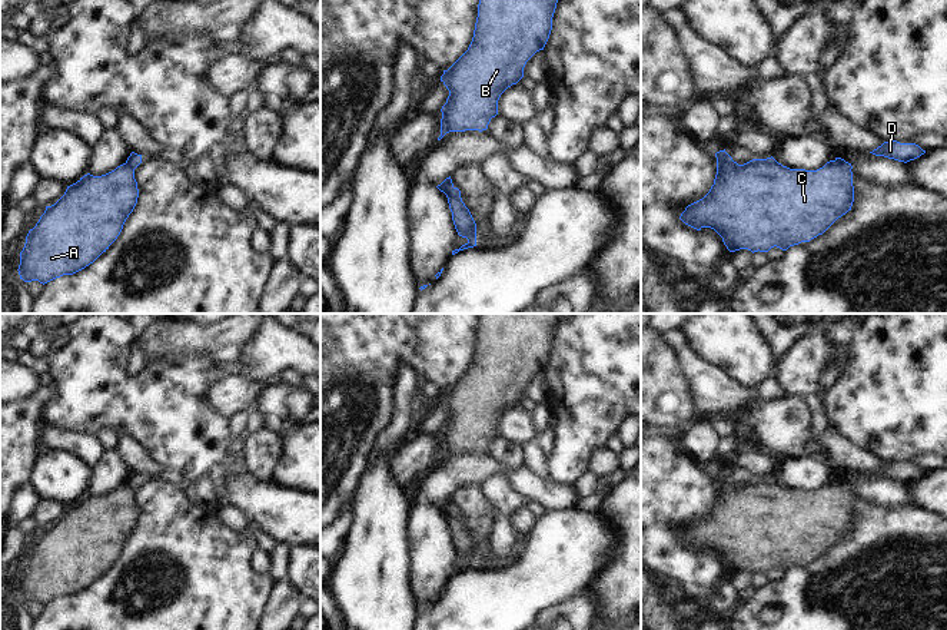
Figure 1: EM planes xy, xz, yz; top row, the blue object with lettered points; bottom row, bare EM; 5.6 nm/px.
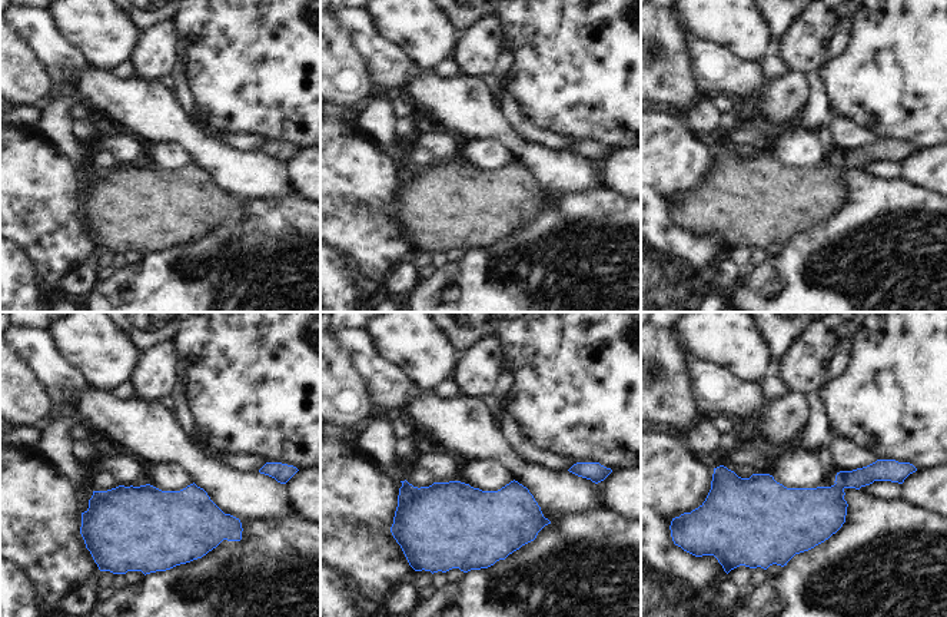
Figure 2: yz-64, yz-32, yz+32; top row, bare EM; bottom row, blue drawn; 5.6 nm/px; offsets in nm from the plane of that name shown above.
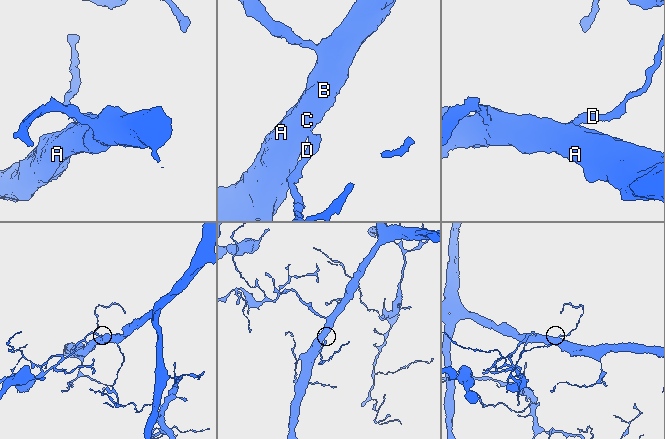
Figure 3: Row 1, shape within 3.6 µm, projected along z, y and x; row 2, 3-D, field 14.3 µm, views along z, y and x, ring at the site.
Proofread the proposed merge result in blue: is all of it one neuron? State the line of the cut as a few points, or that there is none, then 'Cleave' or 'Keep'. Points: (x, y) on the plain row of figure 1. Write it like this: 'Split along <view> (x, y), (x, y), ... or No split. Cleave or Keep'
No split. Keep

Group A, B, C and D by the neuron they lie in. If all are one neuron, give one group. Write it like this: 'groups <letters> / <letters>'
groups A B C D

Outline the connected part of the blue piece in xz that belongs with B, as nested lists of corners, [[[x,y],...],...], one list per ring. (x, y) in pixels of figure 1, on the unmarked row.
[[[479,314],[472,362],[441,397],[449,417],[441,430],[438,461],[449,452],[488,450],[501,415],[524,398],[526,382],[544,371],[558,318],[559,314]]]

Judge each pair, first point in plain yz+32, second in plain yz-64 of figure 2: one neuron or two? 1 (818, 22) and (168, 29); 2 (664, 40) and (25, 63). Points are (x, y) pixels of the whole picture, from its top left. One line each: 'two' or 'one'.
1: one
2: one

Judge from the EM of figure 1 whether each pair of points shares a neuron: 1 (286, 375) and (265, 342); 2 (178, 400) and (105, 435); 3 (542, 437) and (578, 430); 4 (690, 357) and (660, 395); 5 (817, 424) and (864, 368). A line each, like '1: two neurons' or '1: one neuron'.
1: two neurons
2: two neurons
3: two neurons
4: two neurons
5: two neurons

